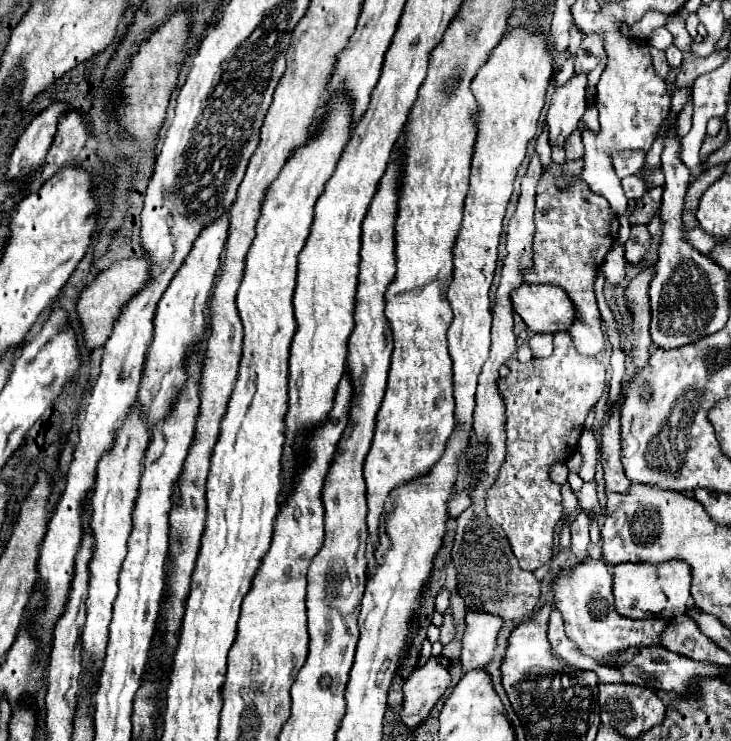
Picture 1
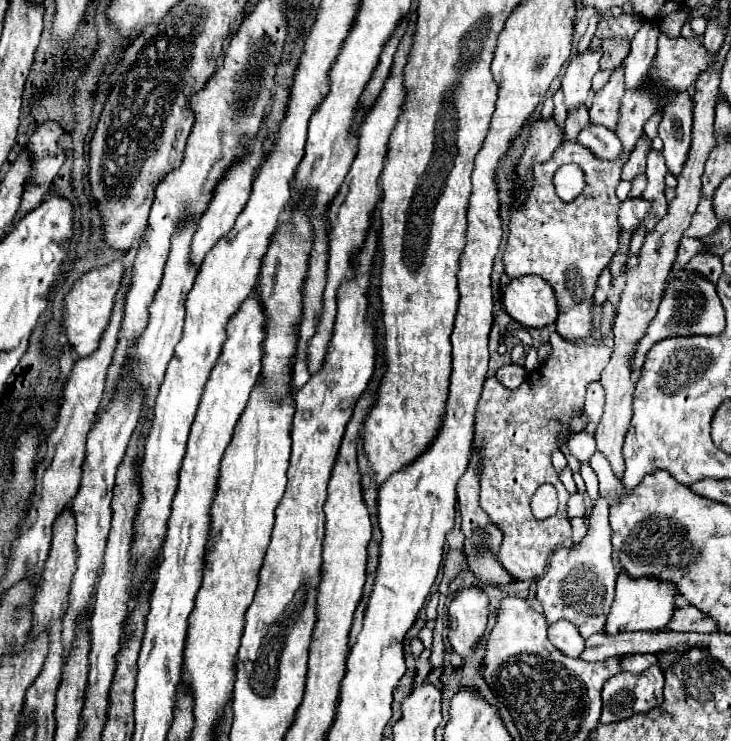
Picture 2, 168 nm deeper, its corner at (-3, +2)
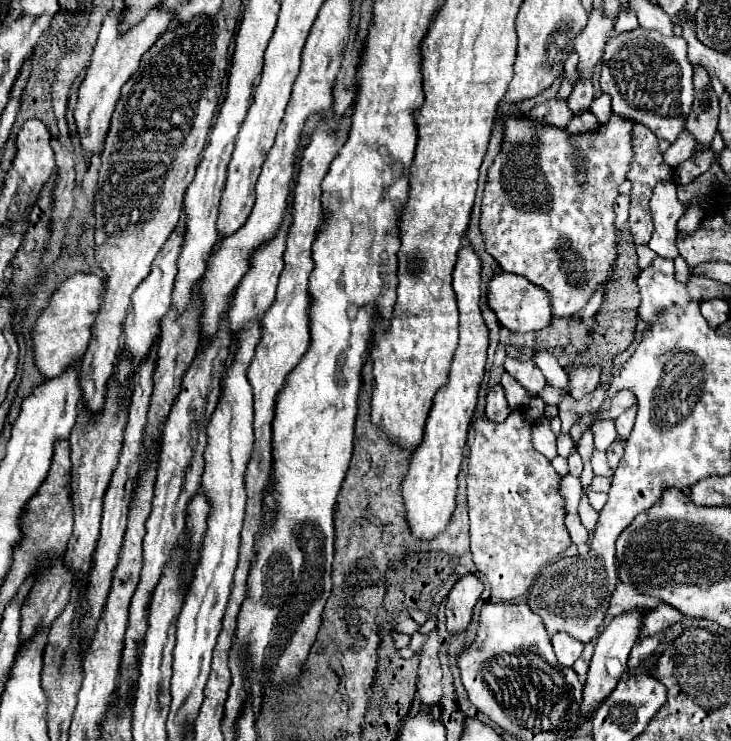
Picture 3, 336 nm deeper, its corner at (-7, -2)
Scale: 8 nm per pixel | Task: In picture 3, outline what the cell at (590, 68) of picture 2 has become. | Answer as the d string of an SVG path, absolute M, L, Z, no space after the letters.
M593 7L589 13L589 21L575 39L575 51L579 53L579 67L581 77L587 79L593 75L593 67L603 55L607 39L613 35L613 17L605 15L603 9Z

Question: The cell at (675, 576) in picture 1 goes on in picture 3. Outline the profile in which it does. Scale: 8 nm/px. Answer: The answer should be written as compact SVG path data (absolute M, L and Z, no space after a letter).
M629 611L629 613L623 613L623 615L615 617L611 621L611 625L605 629L605 633L599 635L599 639L595 643L595 655L591 659L589 673L587 673L585 687L583 687L583 705L579 705L579 717L583 721L591 719L597 705L603 703L613 693L621 675L627 671L627 657L629 657L629 651L631 651L631 647L637 639L637 635L639 635L641 621L643 621L641 611Z

